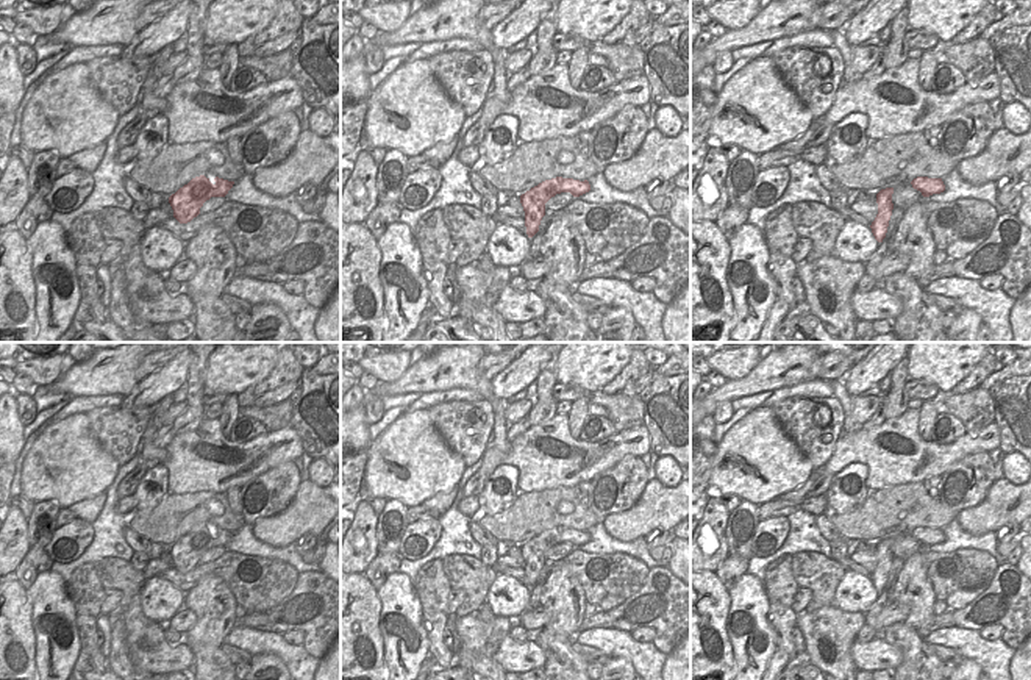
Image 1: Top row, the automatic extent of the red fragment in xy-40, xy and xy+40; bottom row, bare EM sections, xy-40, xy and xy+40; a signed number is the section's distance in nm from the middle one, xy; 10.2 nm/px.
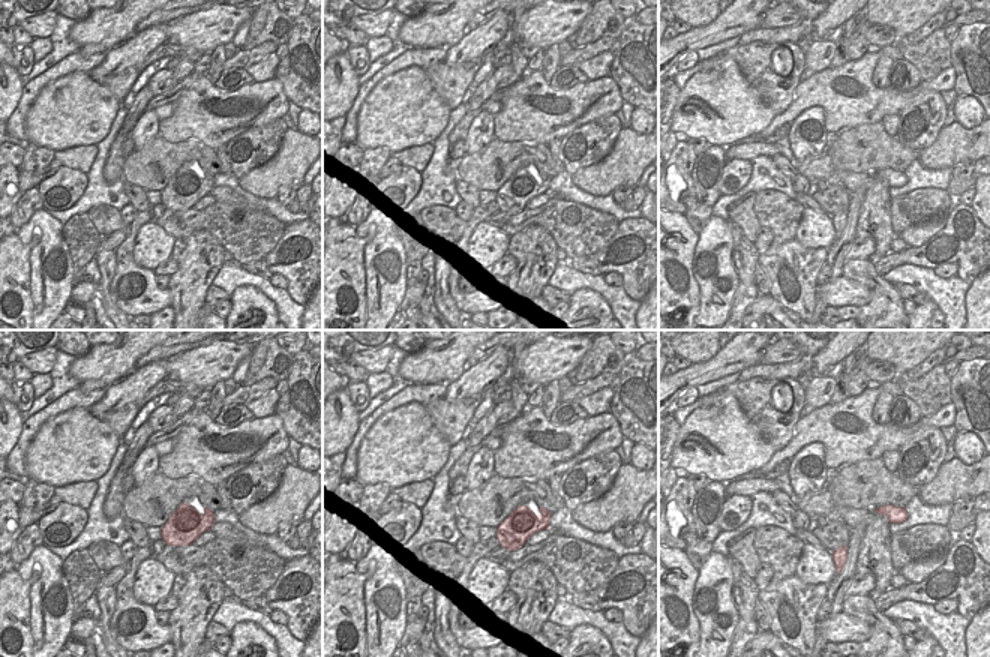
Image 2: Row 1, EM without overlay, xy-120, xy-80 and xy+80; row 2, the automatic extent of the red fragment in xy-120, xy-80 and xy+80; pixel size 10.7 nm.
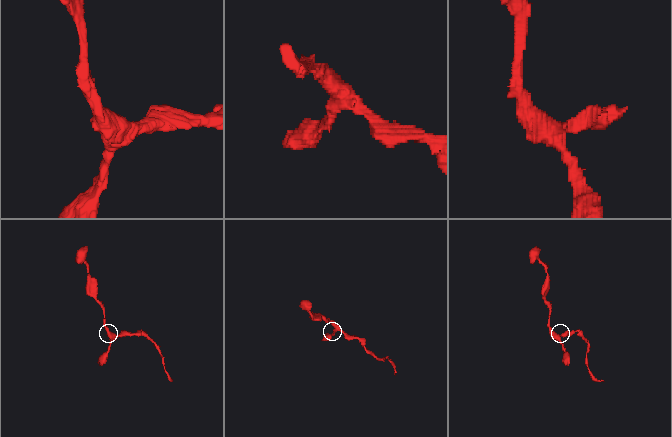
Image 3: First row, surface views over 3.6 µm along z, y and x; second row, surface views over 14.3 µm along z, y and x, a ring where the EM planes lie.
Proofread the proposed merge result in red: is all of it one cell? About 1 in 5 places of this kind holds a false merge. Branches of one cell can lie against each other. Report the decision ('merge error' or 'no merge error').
no merge error

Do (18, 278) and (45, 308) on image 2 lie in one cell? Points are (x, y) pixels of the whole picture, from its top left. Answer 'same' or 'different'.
different

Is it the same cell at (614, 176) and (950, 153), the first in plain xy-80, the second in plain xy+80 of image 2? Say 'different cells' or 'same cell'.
same cell

